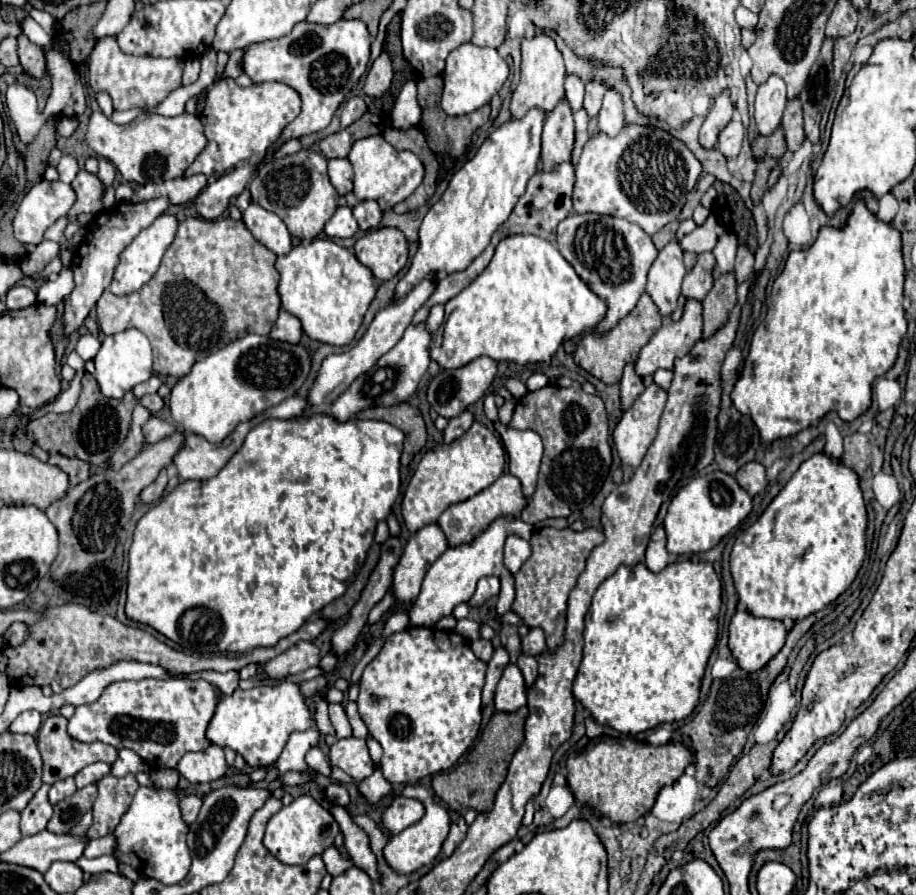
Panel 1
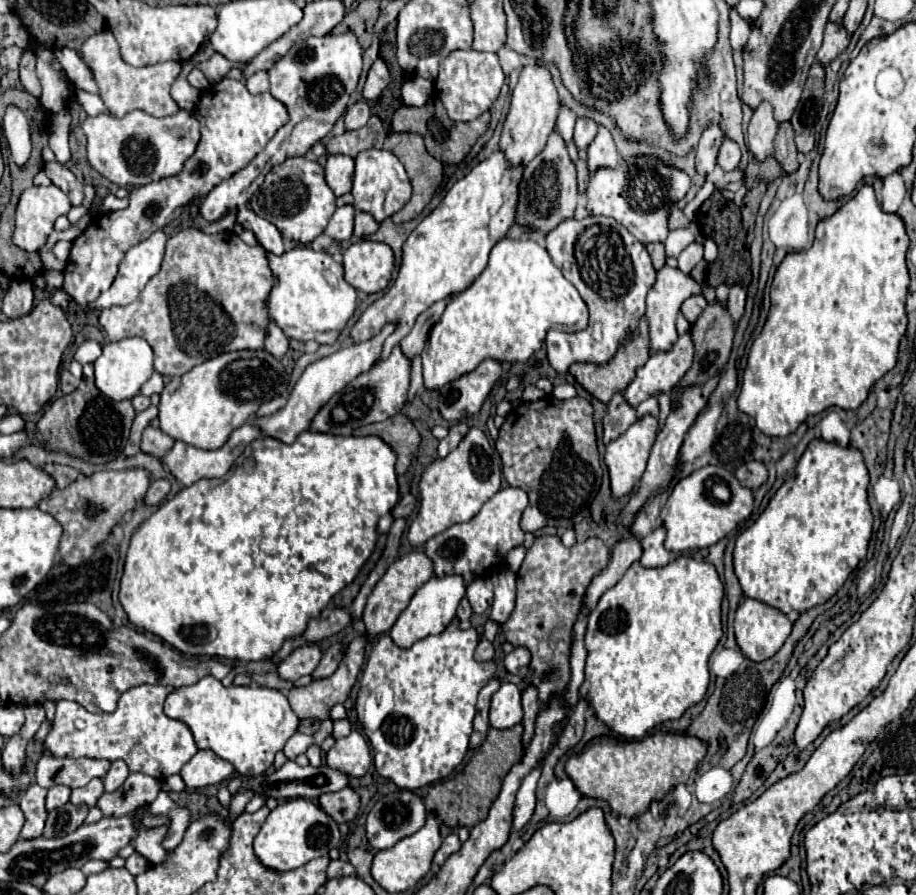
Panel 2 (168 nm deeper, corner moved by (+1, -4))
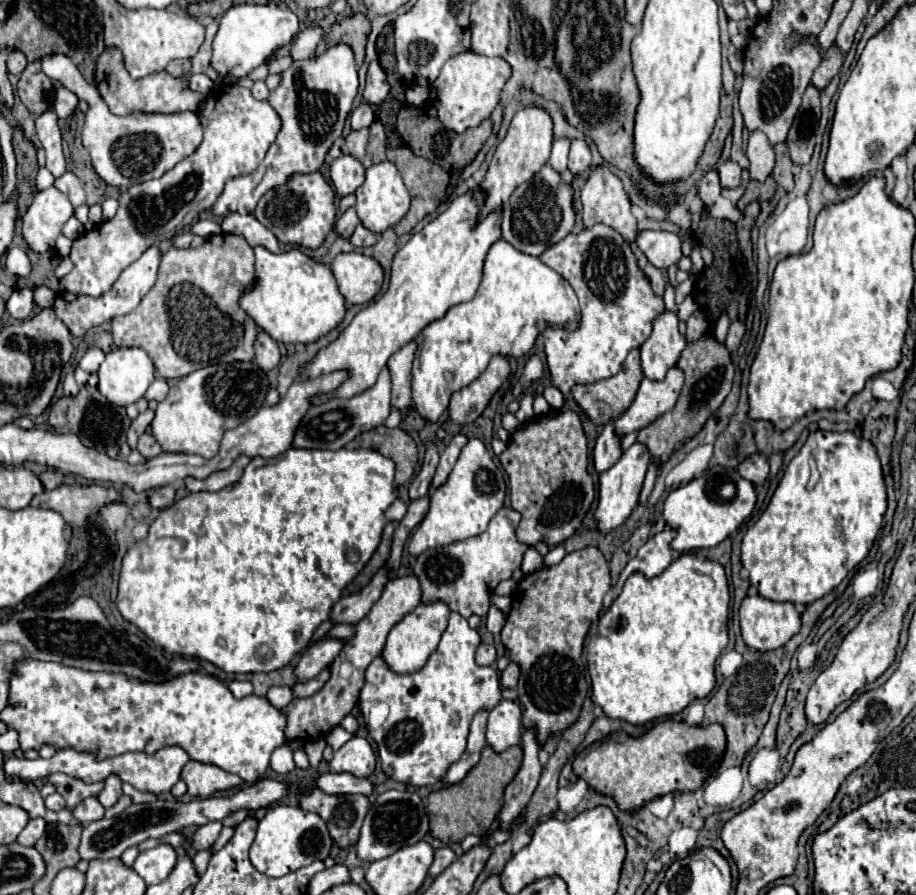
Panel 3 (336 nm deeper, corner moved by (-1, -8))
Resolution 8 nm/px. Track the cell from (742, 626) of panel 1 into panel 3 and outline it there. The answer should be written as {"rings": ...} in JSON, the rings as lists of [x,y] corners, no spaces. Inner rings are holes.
{"rings":[[[749,594],[745,596],[741,610],[739,610],[739,620],[741,620],[741,636],[745,640],[745,644],[757,652],[769,652],[769,650],[777,650],[783,644],[787,644],[801,628],[801,618],[795,610],[793,604],[785,602],[771,602],[759,594]]]}

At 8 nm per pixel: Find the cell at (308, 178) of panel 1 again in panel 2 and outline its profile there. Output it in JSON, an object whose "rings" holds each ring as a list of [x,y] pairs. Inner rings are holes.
{"rings":[[[301,156],[301,158],[287,158],[283,164],[271,168],[259,192],[251,198],[251,208],[257,216],[271,220],[271,224],[279,228],[283,238],[309,244],[325,230],[337,206],[335,206],[335,194],[325,182],[323,168],[317,162]]]}

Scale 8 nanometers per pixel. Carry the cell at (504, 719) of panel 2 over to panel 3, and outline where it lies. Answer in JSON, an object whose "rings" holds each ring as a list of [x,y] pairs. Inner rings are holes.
{"rings":[[[501,700],[489,712],[487,744],[497,752],[503,752],[521,742],[521,728],[521,706],[513,700]]]}

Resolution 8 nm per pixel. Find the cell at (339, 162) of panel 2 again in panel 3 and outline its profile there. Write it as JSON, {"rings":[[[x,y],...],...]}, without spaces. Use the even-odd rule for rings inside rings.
{"rings":[[[339,156],[331,164],[331,180],[333,180],[335,194],[339,198],[353,194],[361,186],[363,178],[365,178],[365,168],[353,156]]]}

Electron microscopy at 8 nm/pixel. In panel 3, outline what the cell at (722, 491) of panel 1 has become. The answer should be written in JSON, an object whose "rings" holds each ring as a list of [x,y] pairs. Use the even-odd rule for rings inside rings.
{"rings":[[[709,468],[703,476],[693,478],[691,482],[675,488],[665,498],[663,518],[667,520],[667,526],[677,532],[677,536],[671,542],[671,548],[677,552],[689,552],[697,548],[713,548],[721,544],[729,534],[733,534],[743,520],[747,520],[755,508],[755,490],[753,484],[743,480],[737,470],[733,468]],[[723,482],[735,484],[733,498],[719,496],[719,486]]]}

